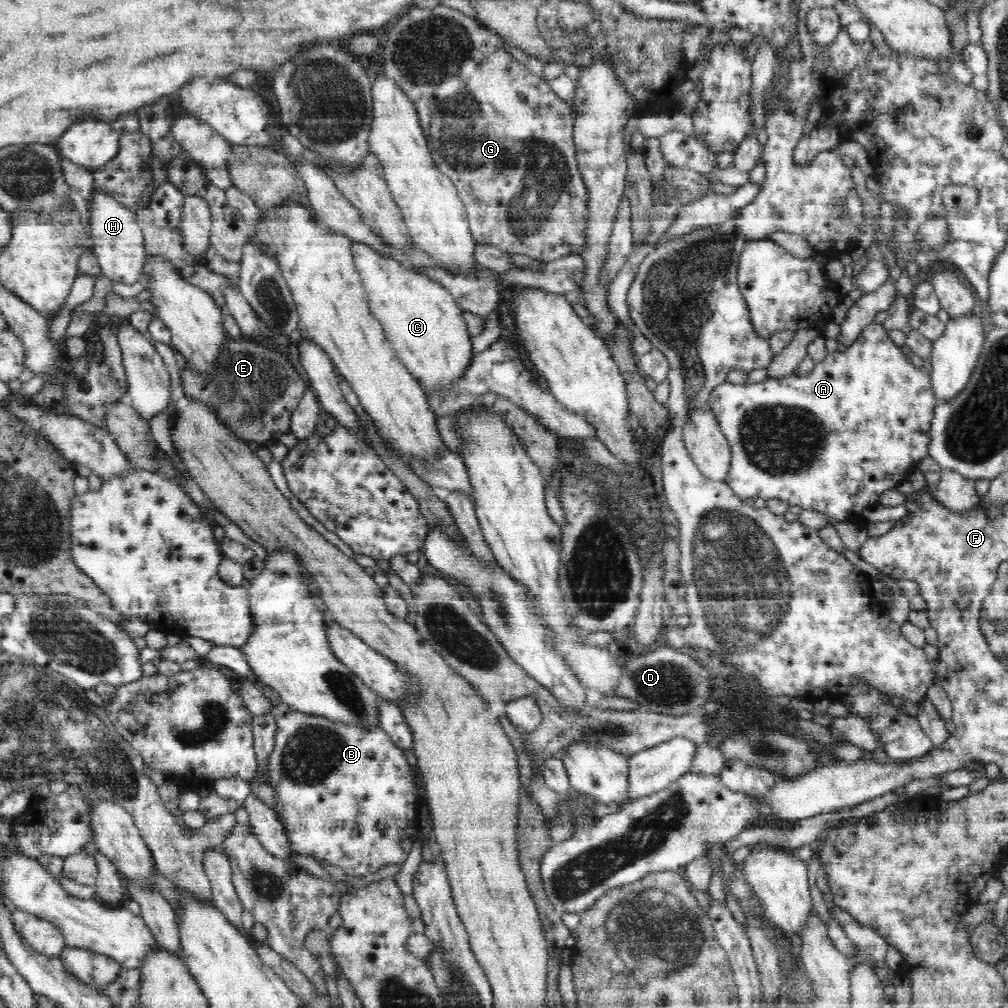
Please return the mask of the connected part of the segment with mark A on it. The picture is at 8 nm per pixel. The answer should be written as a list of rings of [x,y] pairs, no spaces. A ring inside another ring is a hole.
[[[870,323],[863,328],[862,334],[847,348],[840,348],[834,353],[828,353],[825,358],[815,364],[813,370],[806,376],[788,375],[779,379],[767,377],[758,383],[732,384],[728,381],[714,387],[709,396],[709,408],[715,413],[716,420],[728,441],[731,449],[731,464],[725,484],[740,499],[759,497],[768,501],[779,499],[792,506],[800,506],[802,509],[812,512],[824,513],[830,521],[830,525],[837,523],[860,524],[861,513],[869,507],[878,504],[880,496],[888,490],[897,489],[913,474],[914,466],[918,460],[928,456],[930,448],[930,421],[935,414],[937,398],[930,386],[930,380],[926,378],[926,372],[920,367],[912,366],[912,360],[906,360],[902,350],[888,336],[888,331],[878,323]]]

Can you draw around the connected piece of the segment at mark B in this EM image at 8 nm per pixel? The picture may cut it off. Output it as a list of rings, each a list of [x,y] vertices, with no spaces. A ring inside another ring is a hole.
[[[296,710],[278,715],[276,724],[275,744],[268,760],[265,761],[264,778],[266,784],[271,785],[276,791],[278,807],[275,810],[279,811],[280,815],[277,816],[284,825],[292,852],[310,855],[316,860],[327,860],[330,864],[342,868],[346,875],[351,876],[366,876],[372,874],[372,872],[378,872],[380,868],[387,864],[403,863],[411,853],[414,840],[418,838],[420,831],[419,813],[416,812],[416,800],[418,800],[420,792],[416,788],[416,783],[414,783],[411,764],[408,763],[403,751],[392,741],[392,737],[388,736],[388,733],[380,725],[376,729],[364,729],[362,725],[361,728],[358,728],[358,726],[350,726],[339,720],[330,720],[324,716],[309,715]]]

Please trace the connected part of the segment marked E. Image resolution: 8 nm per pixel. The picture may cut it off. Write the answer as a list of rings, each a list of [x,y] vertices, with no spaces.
[[[230,338],[230,342],[220,348],[220,357],[216,362],[213,373],[200,374],[199,370],[192,368],[192,372],[186,370],[182,374],[185,398],[208,405],[210,411],[228,426],[228,430],[242,440],[256,444],[278,442],[280,434],[288,432],[290,414],[308,388],[290,363],[288,355],[262,348],[258,342],[252,344]]]

